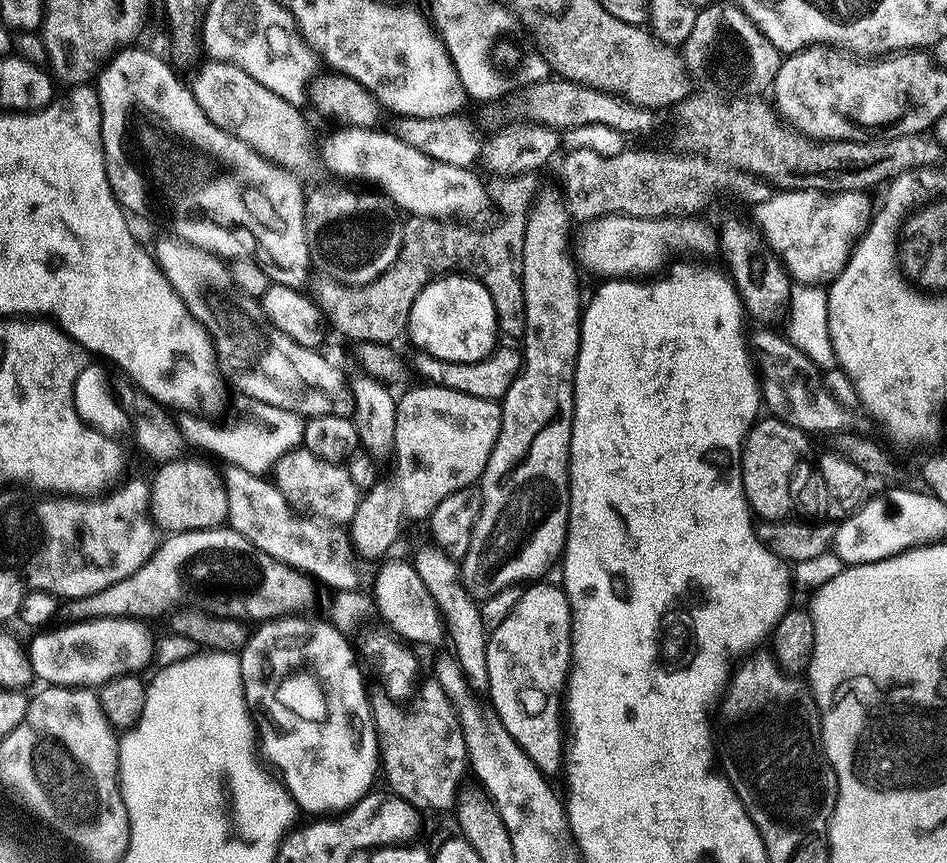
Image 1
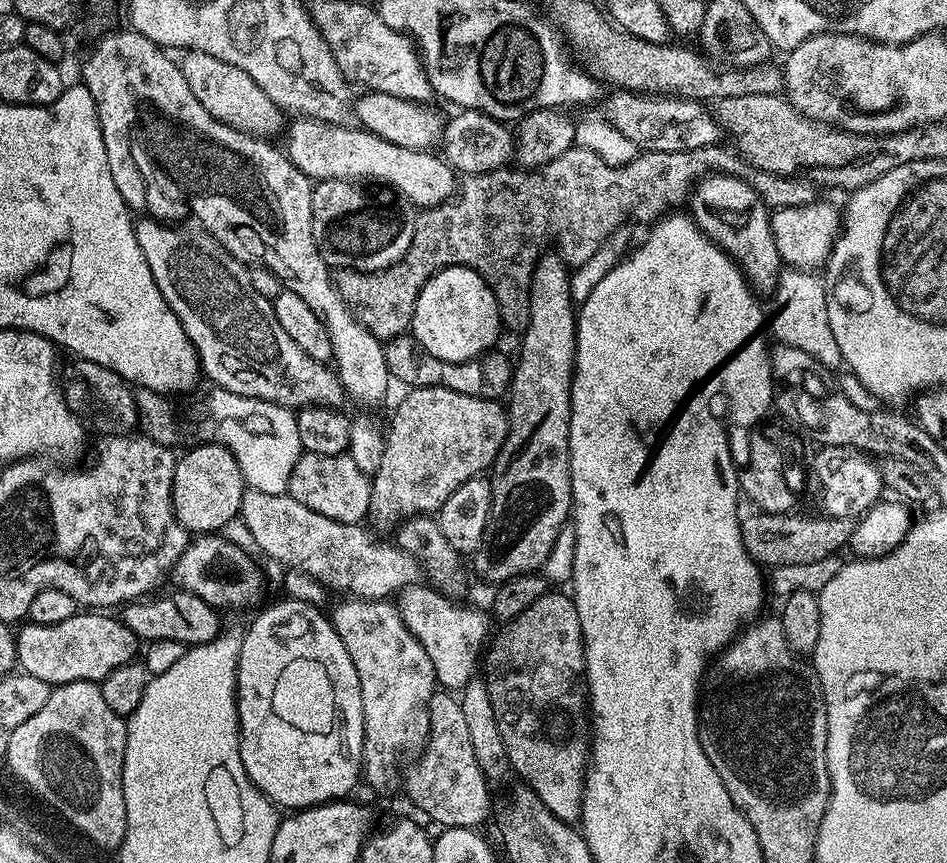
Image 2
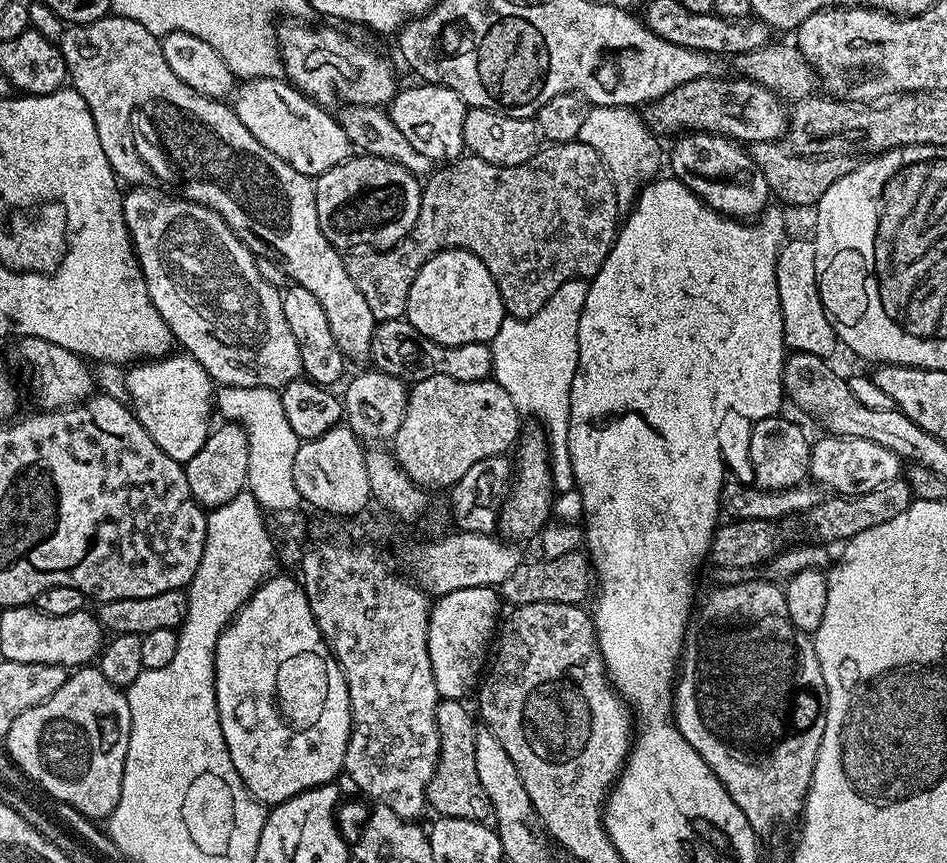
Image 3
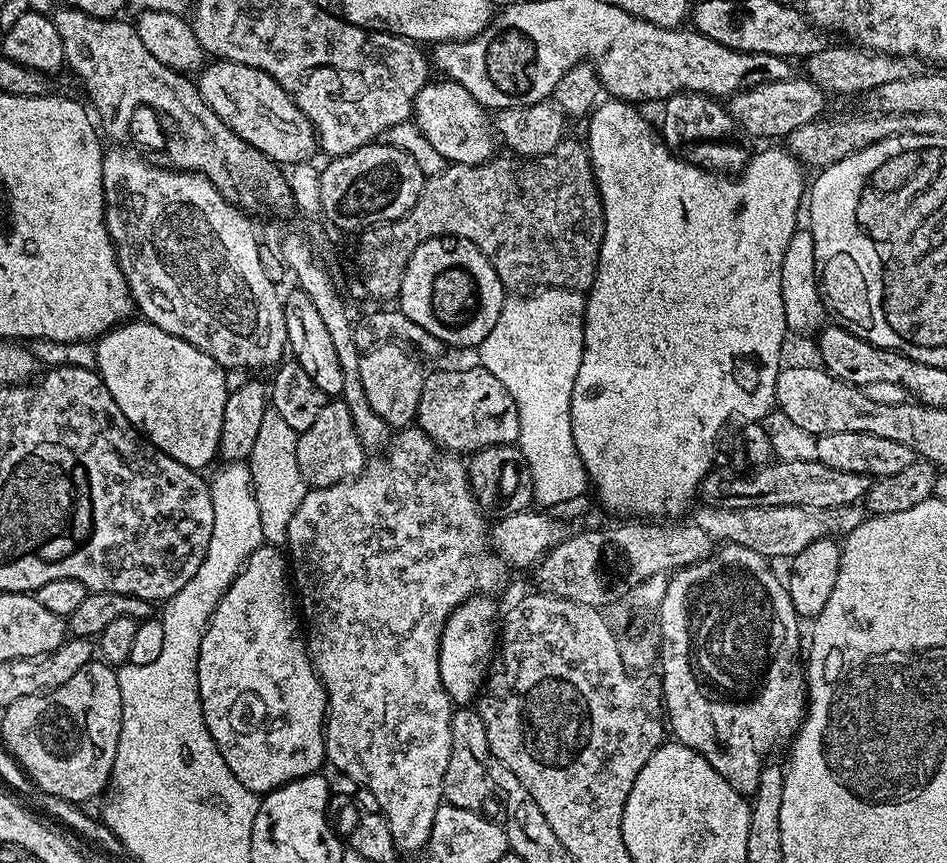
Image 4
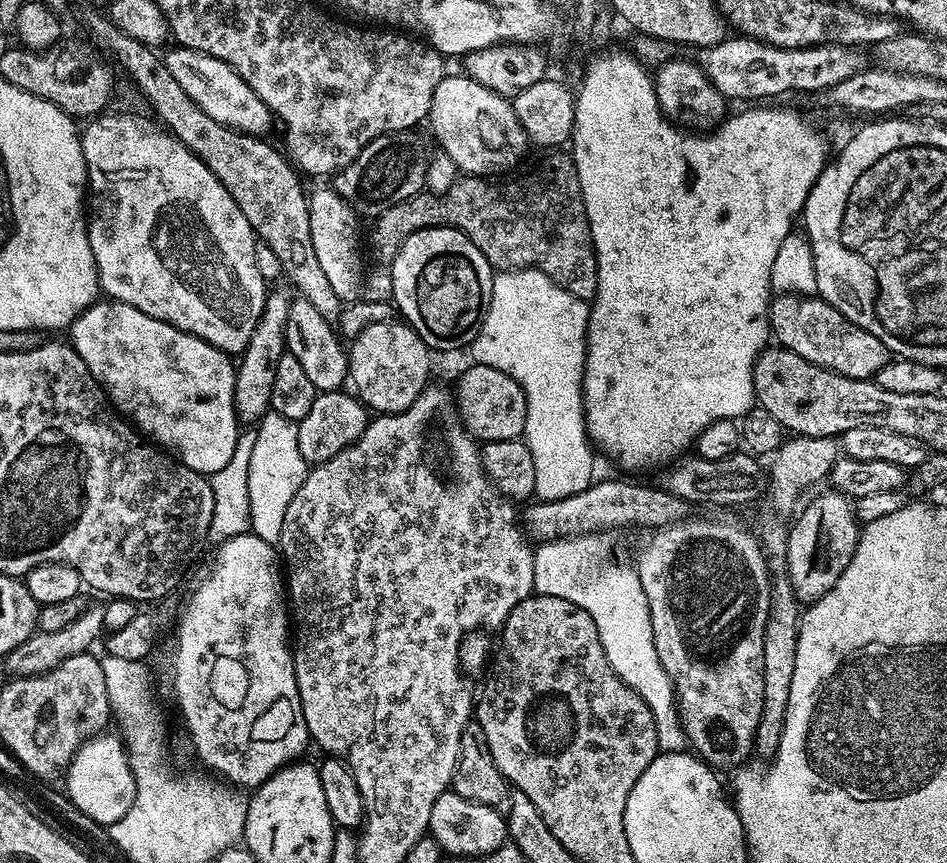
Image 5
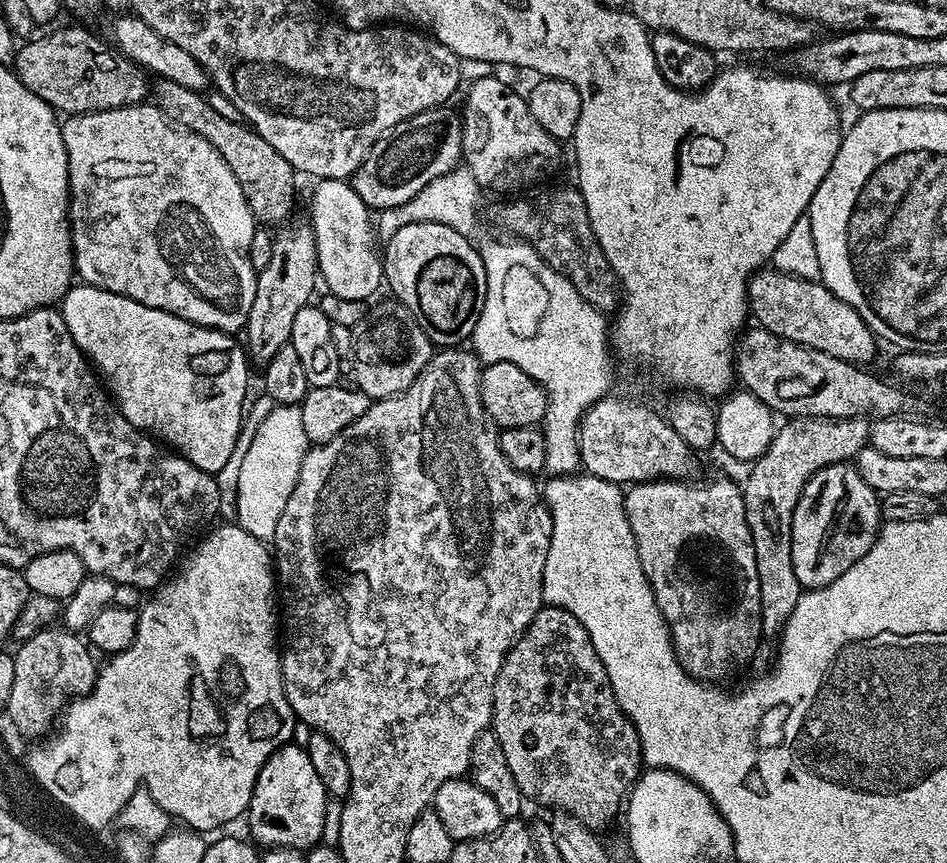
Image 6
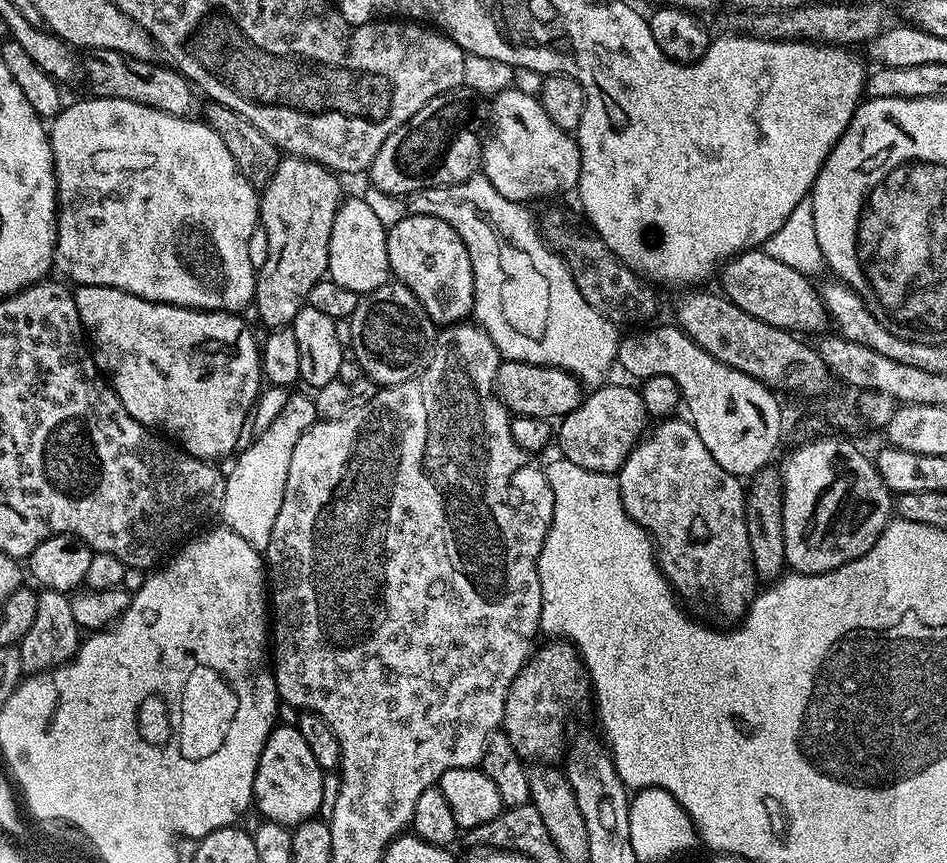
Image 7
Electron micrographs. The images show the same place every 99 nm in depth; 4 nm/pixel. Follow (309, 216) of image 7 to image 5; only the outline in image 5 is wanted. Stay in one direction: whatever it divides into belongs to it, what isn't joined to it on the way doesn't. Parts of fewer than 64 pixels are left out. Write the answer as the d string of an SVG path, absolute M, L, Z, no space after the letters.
M269 291L264 297L264 309L258 318L258 326L254 326L254 334L250 336L246 350L239 353L234 382L234 406L237 421L245 425L255 425L269 411L270 390L274 390L274 370L278 366L278 358L286 354L284 331L291 305L292 300L286 293Z

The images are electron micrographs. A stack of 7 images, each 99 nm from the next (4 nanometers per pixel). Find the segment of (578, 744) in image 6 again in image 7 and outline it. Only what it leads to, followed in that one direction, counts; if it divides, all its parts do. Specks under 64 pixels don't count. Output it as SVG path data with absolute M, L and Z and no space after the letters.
M548 642L545 648L537 647L528 657L528 661L522 666L522 670L514 678L510 690L506 694L504 703L504 723L502 731L510 738L510 746L519 754L525 762L552 762L555 756L561 755L566 744L564 736L564 723L568 715L575 708L584 704L584 699L590 696L590 681L588 672L584 668L584 662L580 653L567 642Z

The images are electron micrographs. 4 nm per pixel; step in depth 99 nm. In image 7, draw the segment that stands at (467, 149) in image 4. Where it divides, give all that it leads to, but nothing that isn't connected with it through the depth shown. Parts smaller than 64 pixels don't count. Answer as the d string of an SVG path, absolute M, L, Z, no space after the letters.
M508 87L501 92L493 95L490 100L490 127L487 129L486 135L482 140L480 150L480 166L482 174L490 182L490 186L494 186L494 190L498 190L498 194L502 194L502 198L510 198L511 200L519 200L521 202L529 202L528 200L540 200L543 196L552 196L555 192L564 192L567 188L575 189L580 182L580 146L576 142L573 133L562 130L558 126L554 126L554 122L550 122L550 114L546 114L546 110L542 110L539 99L530 94L522 94L522 90L514 87Z

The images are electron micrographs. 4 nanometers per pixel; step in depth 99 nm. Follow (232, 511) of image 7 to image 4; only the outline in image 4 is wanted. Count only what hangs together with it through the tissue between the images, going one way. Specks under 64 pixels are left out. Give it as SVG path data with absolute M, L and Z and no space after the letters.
M269 410L262 418L262 426L258 430L258 439L254 441L254 450L250 457L252 489L258 498L262 534L265 541L272 546L287 545L290 518L294 518L294 510L302 506L306 491L304 479L298 470L297 435L280 415Z

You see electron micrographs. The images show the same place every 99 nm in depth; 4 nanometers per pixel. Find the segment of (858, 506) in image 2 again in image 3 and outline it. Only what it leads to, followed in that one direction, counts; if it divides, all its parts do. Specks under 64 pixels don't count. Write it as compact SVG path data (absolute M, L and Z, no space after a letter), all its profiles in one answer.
M821 435L821 440L813 441L810 450L810 469L811 479L819 485L821 489L835 494L837 497L861 496L870 494L870 490L878 490L878 486L886 486L886 482L894 482L901 479L902 461L899 454L894 450L888 450L886 446L878 446L878 442L866 442L866 438L846 438L845 436Z

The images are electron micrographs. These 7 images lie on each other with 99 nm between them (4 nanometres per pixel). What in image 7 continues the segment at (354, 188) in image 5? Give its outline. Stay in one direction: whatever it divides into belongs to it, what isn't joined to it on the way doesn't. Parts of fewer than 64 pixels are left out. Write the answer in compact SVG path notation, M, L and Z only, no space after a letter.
M465 86L451 88L449 92L430 98L430 102L426 102L426 106L418 110L418 114L414 114L402 126L395 128L390 138L382 142L382 150L374 154L374 162L366 173L367 179L372 179L371 187L391 196L408 196L411 192L423 188L437 188L466 182L481 171L482 133L485 131L489 116L490 108L485 97Z

